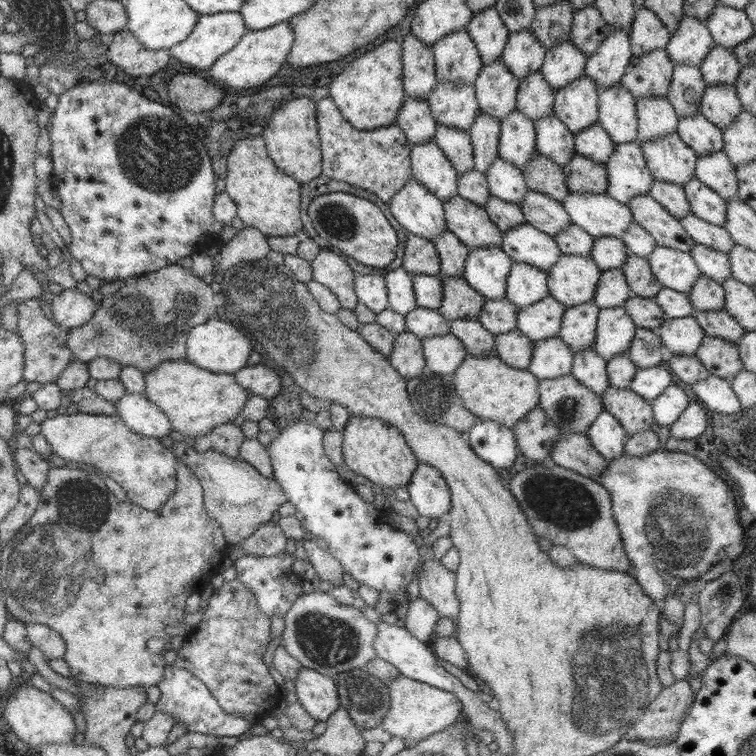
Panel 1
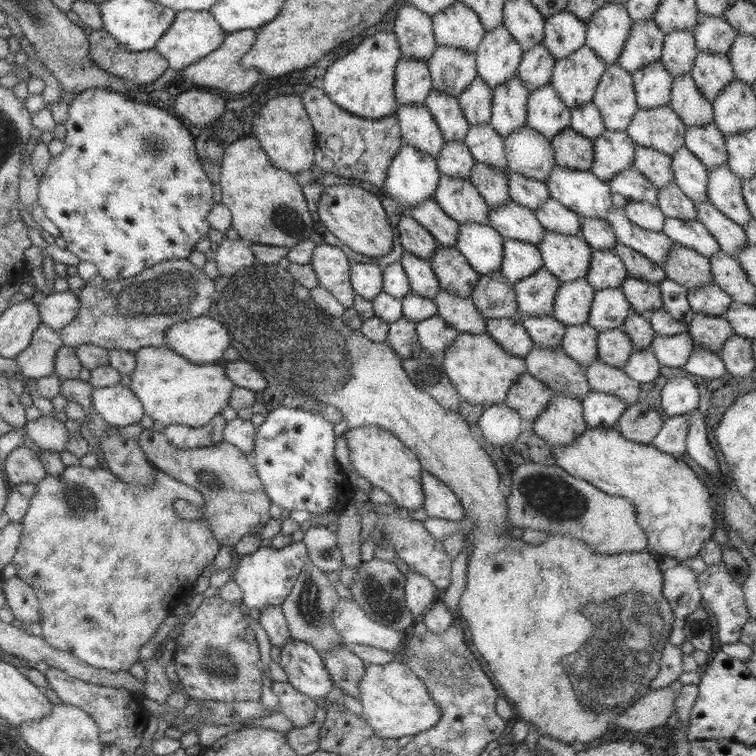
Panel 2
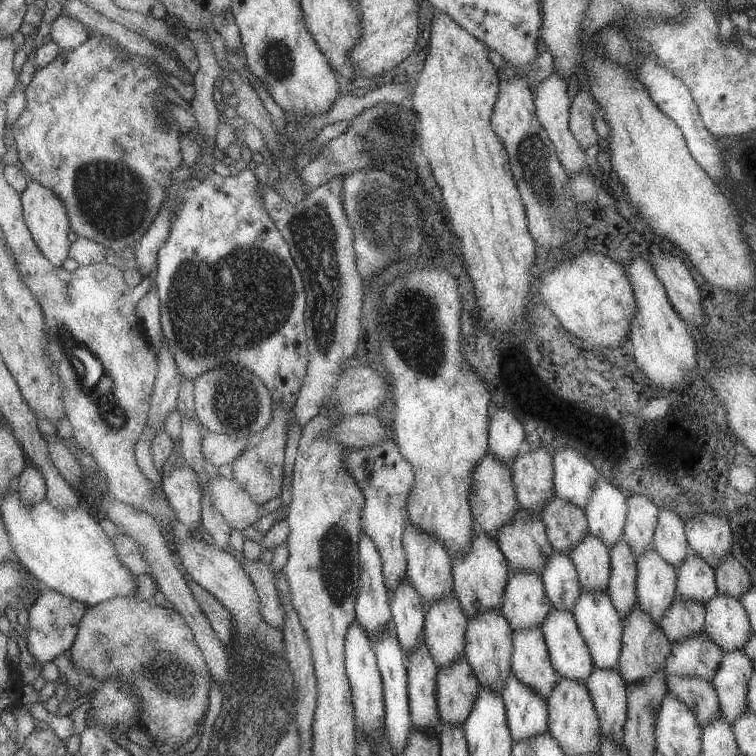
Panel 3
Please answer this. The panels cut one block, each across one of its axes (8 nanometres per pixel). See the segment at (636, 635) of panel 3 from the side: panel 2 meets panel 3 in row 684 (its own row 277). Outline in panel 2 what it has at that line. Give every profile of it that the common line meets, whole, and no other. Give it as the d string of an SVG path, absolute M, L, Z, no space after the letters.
M625 276L620 289L630 304L632 311L637 314L648 315L658 308L662 308L662 300L658 283Z

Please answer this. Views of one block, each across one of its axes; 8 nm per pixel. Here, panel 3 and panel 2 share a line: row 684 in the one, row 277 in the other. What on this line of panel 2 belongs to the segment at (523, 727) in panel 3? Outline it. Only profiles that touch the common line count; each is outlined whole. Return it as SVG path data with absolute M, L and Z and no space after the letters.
M503 239L500 273L511 283L531 276L543 266L542 256L533 244Z

